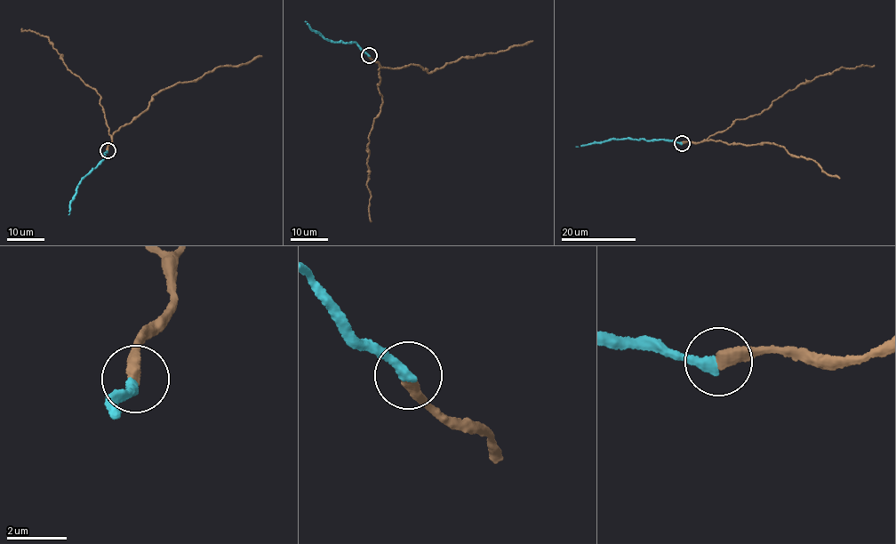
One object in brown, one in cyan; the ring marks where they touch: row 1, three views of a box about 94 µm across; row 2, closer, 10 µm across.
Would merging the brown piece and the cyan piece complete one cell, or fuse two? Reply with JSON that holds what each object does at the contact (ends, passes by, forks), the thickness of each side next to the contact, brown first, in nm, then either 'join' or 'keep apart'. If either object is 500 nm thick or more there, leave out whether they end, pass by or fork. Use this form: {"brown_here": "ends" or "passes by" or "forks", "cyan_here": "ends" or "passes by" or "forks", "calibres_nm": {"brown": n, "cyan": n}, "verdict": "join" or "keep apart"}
{"brown_here": "ends", "cyan_here": "ends", "calibres_nm": {"brown": 440, "cyan": 360}, "verdict": "join"}

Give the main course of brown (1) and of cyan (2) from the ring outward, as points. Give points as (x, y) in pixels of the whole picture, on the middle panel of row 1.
1: (368, 55), (379, 63), (377, 84), (382, 97), (380, 113), (374, 119), (368, 140), (371, 221)
2: (368, 55), (356, 43), (331, 42), (305, 21)

